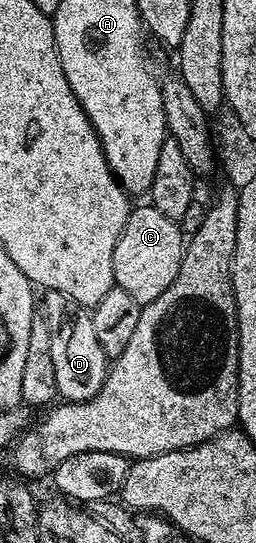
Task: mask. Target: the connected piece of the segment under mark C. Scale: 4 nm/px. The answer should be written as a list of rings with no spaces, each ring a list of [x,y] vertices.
[[[143,203],[135,209],[133,206],[126,214],[126,222],[118,234],[114,254],[110,257],[113,284],[128,291],[128,295],[132,295],[132,299],[136,299],[141,306],[160,299],[160,295],[172,287],[172,279],[176,279],[180,271],[183,248],[184,234],[179,222],[164,215],[164,211],[155,205]]]

